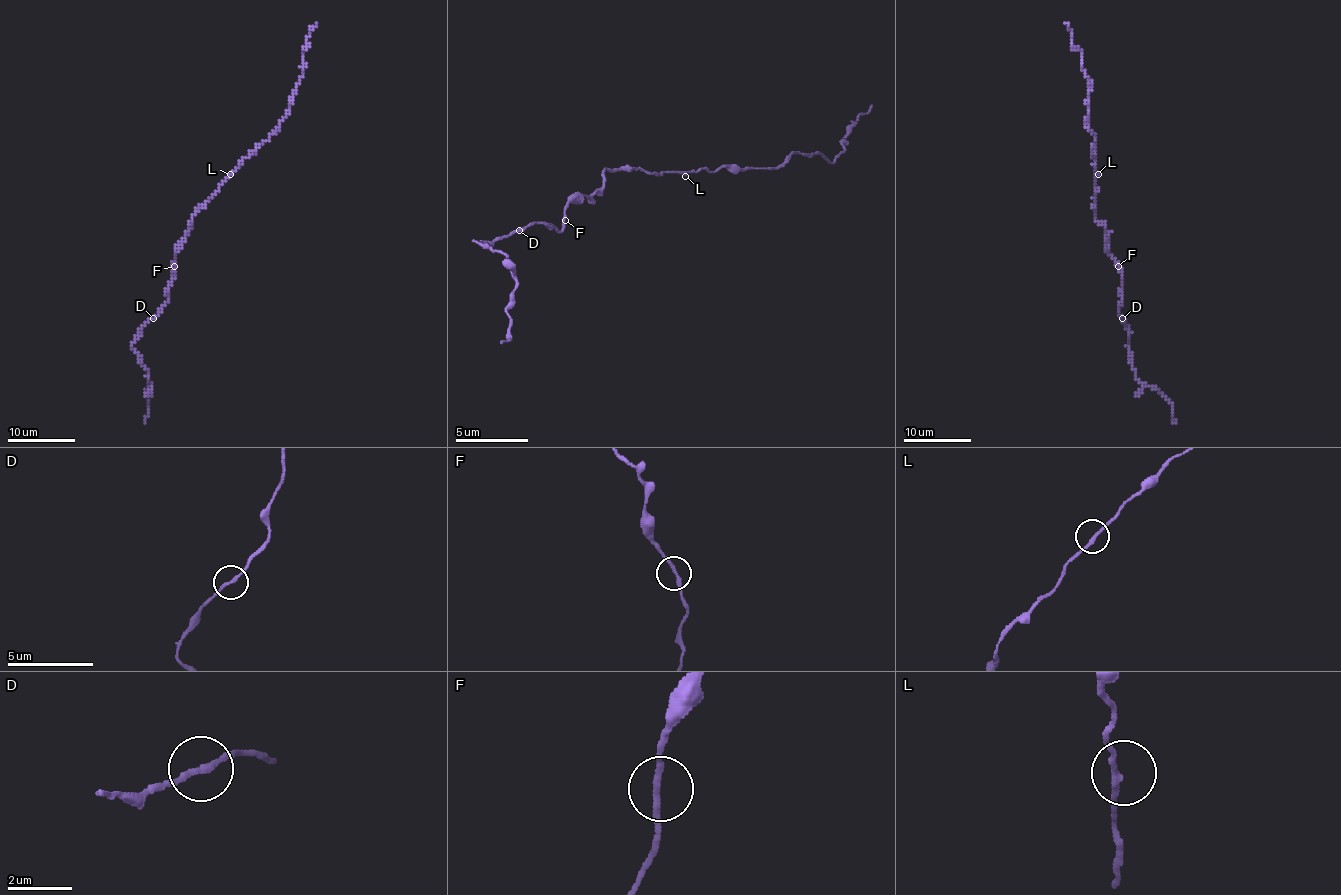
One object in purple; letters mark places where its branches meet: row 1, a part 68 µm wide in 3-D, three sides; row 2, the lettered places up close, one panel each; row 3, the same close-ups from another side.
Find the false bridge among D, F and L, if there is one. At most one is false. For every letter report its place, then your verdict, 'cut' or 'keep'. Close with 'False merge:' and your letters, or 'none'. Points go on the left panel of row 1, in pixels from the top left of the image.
D: at (153, 318); cut
F: at (174, 266); keep
L: at (230, 174); keep
False merge: D

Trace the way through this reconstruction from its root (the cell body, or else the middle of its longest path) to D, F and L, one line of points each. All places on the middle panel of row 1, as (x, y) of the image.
D: (602, 180), (598, 191), (580, 194), (565, 209), (565, 224), (558, 231), (543, 224), (529, 224), (518, 231)
F: (602, 180), (598, 191), (580, 194), (565, 209), (565, 220)
L: (602, 180), (605, 169), (645, 169), (649, 173), (682, 173), (685, 176)

